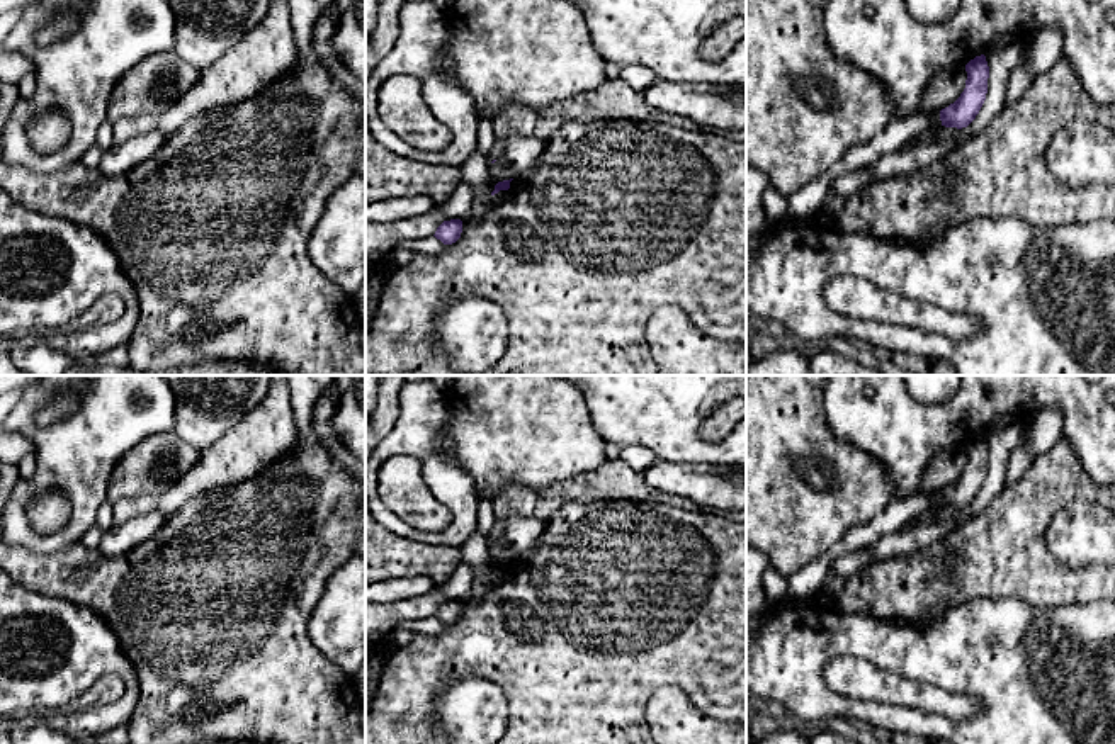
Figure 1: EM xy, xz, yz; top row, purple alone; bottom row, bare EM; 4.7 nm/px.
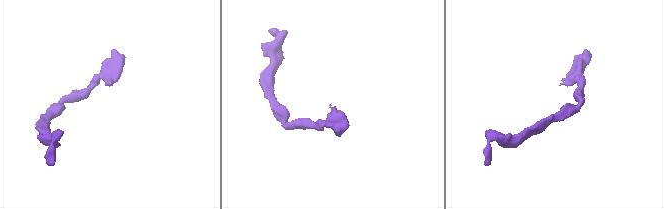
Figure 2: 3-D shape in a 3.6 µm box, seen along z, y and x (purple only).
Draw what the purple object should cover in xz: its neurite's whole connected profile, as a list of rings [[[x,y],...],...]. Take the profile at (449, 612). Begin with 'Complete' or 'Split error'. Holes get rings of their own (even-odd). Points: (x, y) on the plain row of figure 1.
Complete. [[[450,600],[444,601],[437,612],[435,618],[440,620],[444,625],[452,625],[461,618],[462,613],[462,601],[461,600]]]

